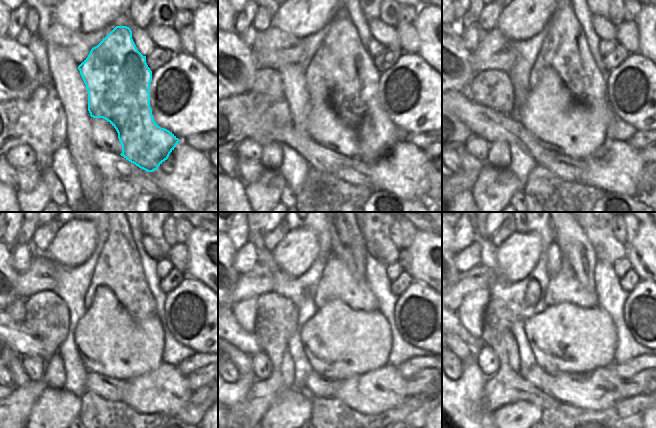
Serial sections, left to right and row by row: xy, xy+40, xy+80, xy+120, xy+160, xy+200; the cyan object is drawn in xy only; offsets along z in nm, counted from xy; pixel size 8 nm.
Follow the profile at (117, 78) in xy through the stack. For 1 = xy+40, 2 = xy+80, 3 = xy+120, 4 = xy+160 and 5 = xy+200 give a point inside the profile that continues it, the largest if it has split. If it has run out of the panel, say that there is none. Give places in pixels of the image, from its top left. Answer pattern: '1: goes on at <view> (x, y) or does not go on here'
1: goes on at xy+40 (341, 61)
2: goes on at xy+80 (565, 49)
3: goes on at xy+120 (118, 268)
4: goes on at xy+160 (337, 282)
5: goes on at xy+200 (561, 288)

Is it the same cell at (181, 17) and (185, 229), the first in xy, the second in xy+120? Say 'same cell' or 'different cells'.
same cell

